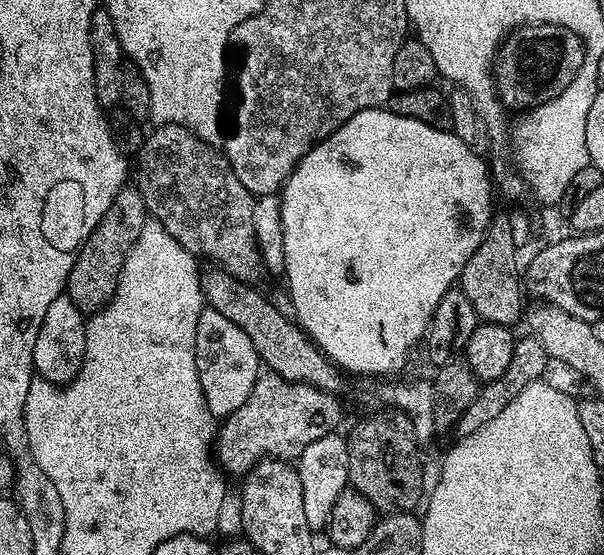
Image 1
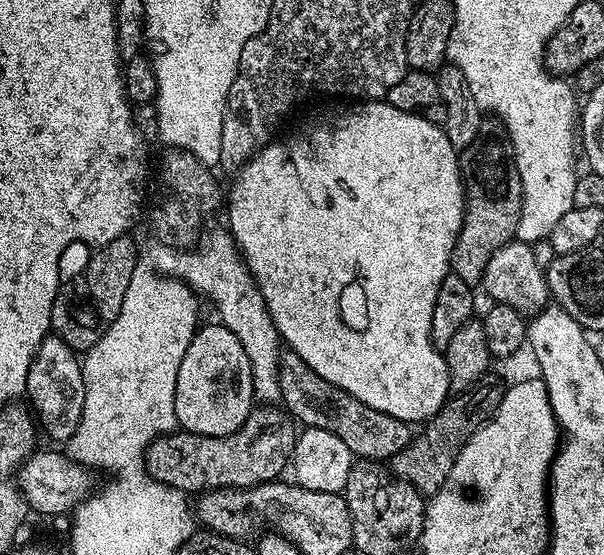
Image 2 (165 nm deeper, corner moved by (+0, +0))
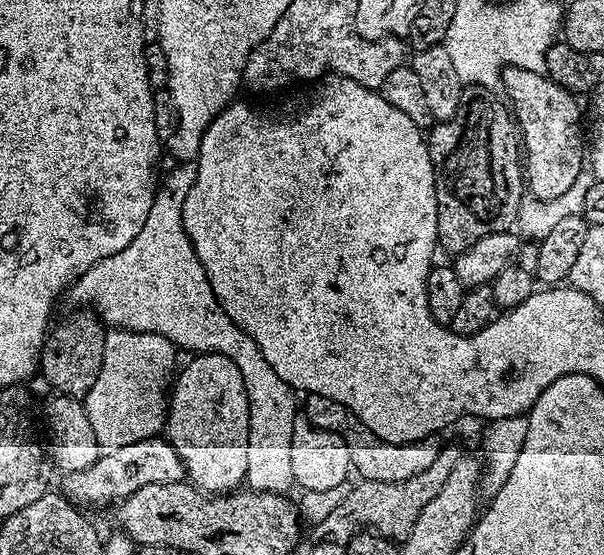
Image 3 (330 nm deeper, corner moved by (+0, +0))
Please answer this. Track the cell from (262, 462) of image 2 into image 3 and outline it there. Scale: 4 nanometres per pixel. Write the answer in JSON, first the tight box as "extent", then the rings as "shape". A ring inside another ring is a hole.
{"extent":[62,438,185,510],"shape":[[[145,438],[105,451],[94,466],[86,466],[86,470],[63,473],[62,493],[70,503],[88,510],[88,507],[96,508],[99,504],[119,505],[120,501],[134,494],[134,490],[142,490],[142,486],[178,482],[185,476],[184,461],[178,458],[174,446],[167,439]]]}

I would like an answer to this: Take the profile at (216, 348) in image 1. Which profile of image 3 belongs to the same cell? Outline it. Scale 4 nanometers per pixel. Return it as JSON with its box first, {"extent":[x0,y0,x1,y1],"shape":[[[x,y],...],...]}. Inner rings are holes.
{"extent":[166,352,250,494],"shape":[[[202,352],[191,357],[192,360],[184,369],[179,369],[180,377],[175,377],[174,383],[170,388],[170,399],[166,404],[166,439],[169,444],[174,446],[174,450],[178,454],[178,458],[184,461],[184,471],[187,479],[195,484],[202,492],[209,494],[231,494],[241,487],[246,480],[246,446],[248,445],[248,431],[250,430],[250,410],[248,409],[248,395],[244,392],[244,383],[242,382],[242,374],[238,374],[238,366],[234,366],[234,362],[230,362],[230,358],[226,358],[217,352]]]}

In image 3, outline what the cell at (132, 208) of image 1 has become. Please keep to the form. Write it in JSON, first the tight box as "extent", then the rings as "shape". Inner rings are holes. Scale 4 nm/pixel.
{"extent":[38,310,106,398],"shape":[[[76,310],[72,312],[60,325],[53,327],[48,335],[44,337],[44,344],[40,347],[40,362],[38,365],[39,375],[44,375],[44,380],[50,387],[61,396],[83,398],[88,395],[90,386],[98,378],[98,370],[102,366],[104,357],[104,337],[106,335],[105,325],[99,316],[92,310]]]}

